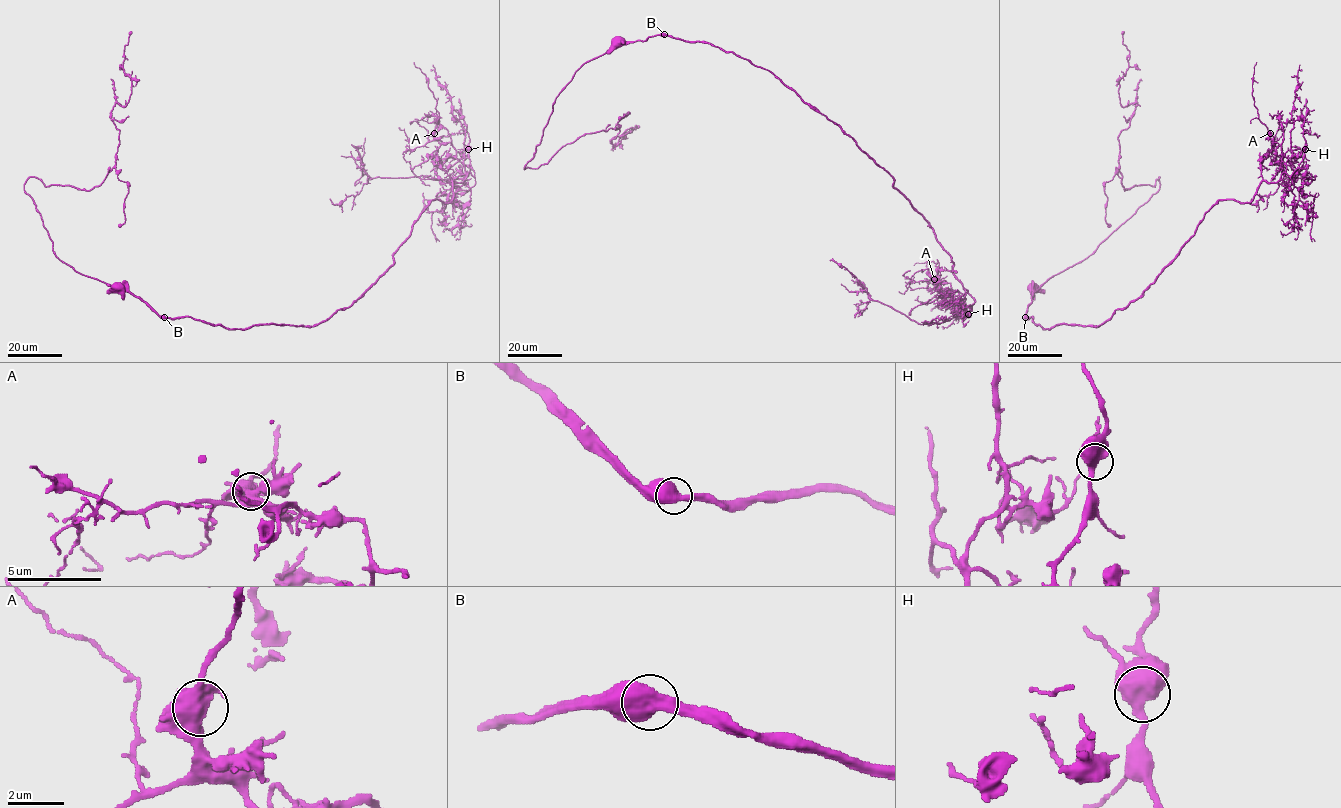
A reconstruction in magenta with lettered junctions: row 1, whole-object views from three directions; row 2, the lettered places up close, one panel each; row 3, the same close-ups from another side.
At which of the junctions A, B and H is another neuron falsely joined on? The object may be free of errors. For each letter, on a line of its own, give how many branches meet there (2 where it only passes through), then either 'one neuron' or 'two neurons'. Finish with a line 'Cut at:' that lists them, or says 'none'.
A: 2 | one neuron
B: 2 | one neuron
H: 2 | one neuron
Cut at: none

